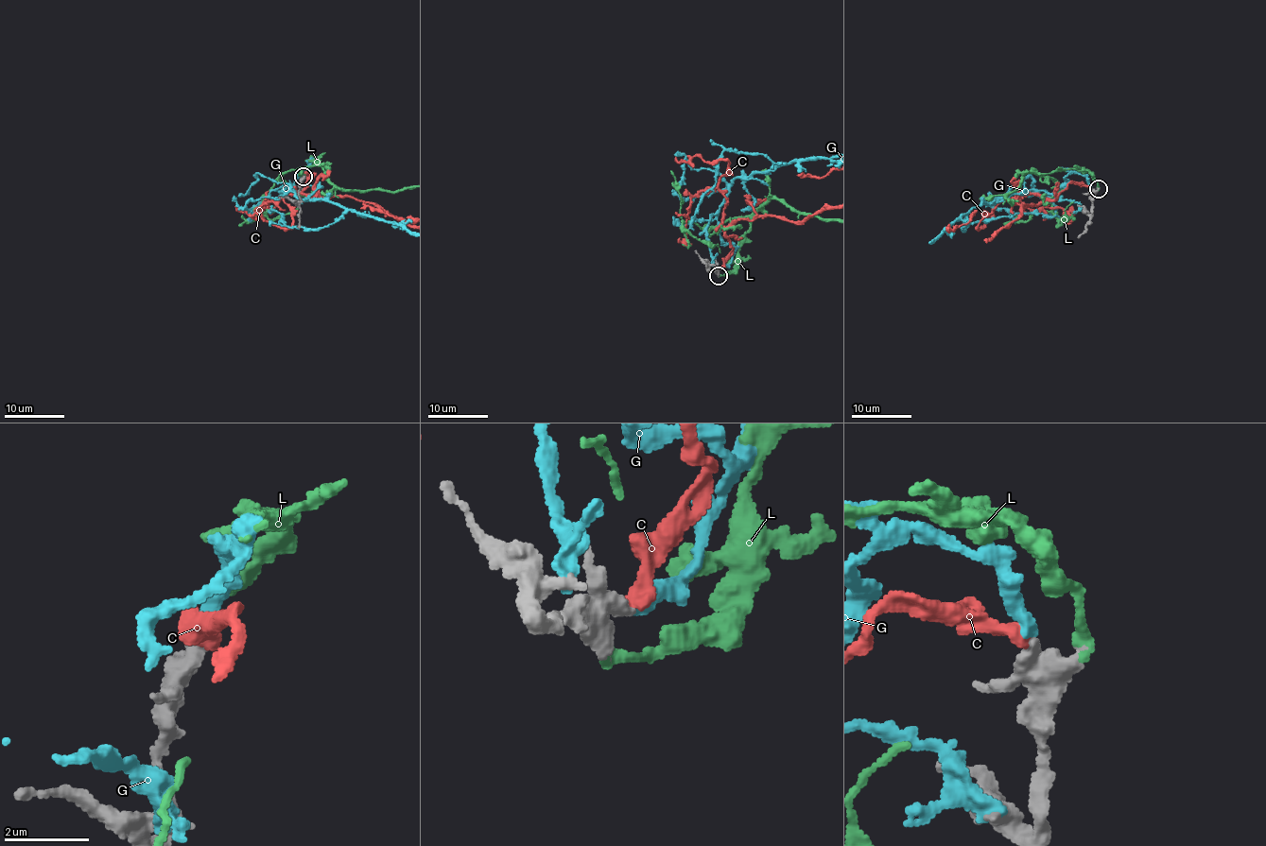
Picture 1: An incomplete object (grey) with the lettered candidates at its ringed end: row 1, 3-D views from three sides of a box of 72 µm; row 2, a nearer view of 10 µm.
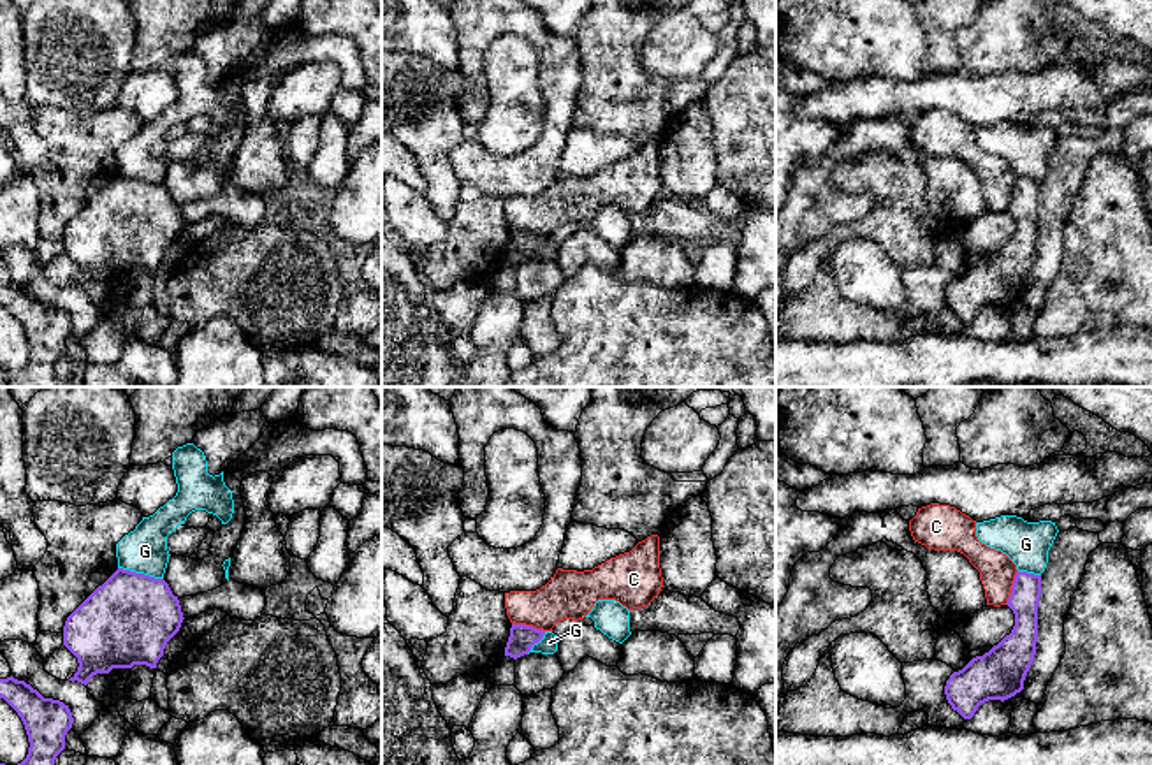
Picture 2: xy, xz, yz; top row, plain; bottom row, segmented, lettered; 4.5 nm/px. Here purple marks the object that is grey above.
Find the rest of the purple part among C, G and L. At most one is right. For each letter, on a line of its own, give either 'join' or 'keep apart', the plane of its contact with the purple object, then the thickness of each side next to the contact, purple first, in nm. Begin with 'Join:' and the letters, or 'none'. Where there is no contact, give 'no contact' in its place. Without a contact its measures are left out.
Join: L
C: keep apart; meets purple in yz; 140 nm thick on the purple side, 160 nm on the other
G: keep apart; meets purple in xy; 400 nm thick on the purple side, 200 nm on the other
L: join; no contact

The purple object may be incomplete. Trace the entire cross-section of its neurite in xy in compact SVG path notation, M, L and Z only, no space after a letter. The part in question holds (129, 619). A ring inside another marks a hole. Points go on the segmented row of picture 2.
M118 568L65 621L63 645L79 663L69 681L86 686L93 675L109 674L113 668L132 668L134 665L157 668L183 619L179 600L164 579Z

